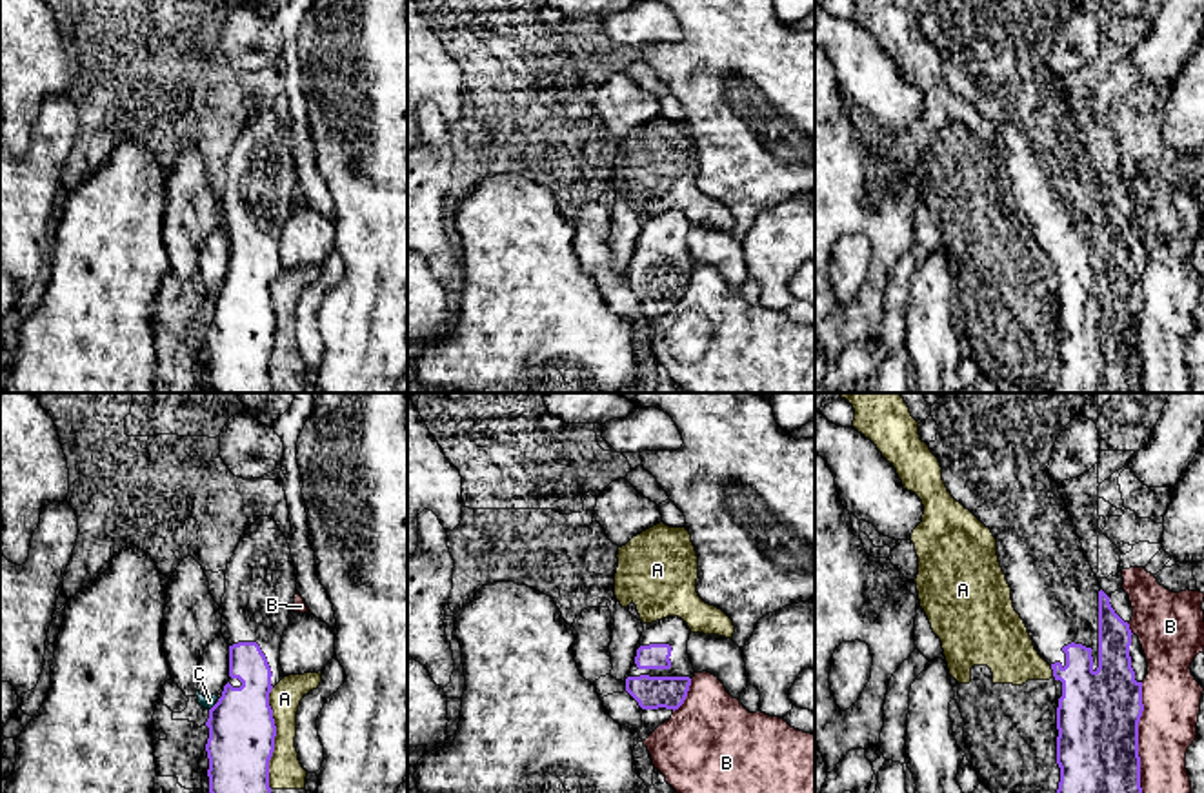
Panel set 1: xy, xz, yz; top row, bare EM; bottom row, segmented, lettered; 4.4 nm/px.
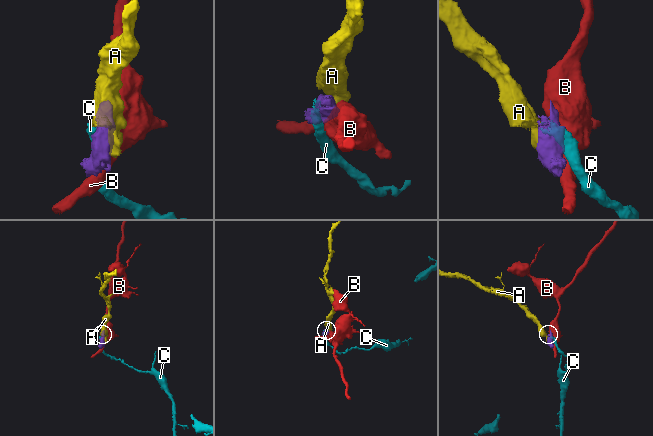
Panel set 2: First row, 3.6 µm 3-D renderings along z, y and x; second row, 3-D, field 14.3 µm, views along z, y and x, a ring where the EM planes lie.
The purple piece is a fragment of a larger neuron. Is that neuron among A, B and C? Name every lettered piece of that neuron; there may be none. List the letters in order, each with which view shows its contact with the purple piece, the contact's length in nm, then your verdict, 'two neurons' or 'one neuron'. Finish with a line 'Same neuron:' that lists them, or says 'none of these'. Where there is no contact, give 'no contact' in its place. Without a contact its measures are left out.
A: xy | 440 nm | two neurons
B: yz | 500 nm | two neurons
C: xy | 50 nm | two neurons
Same neuron: none of these

